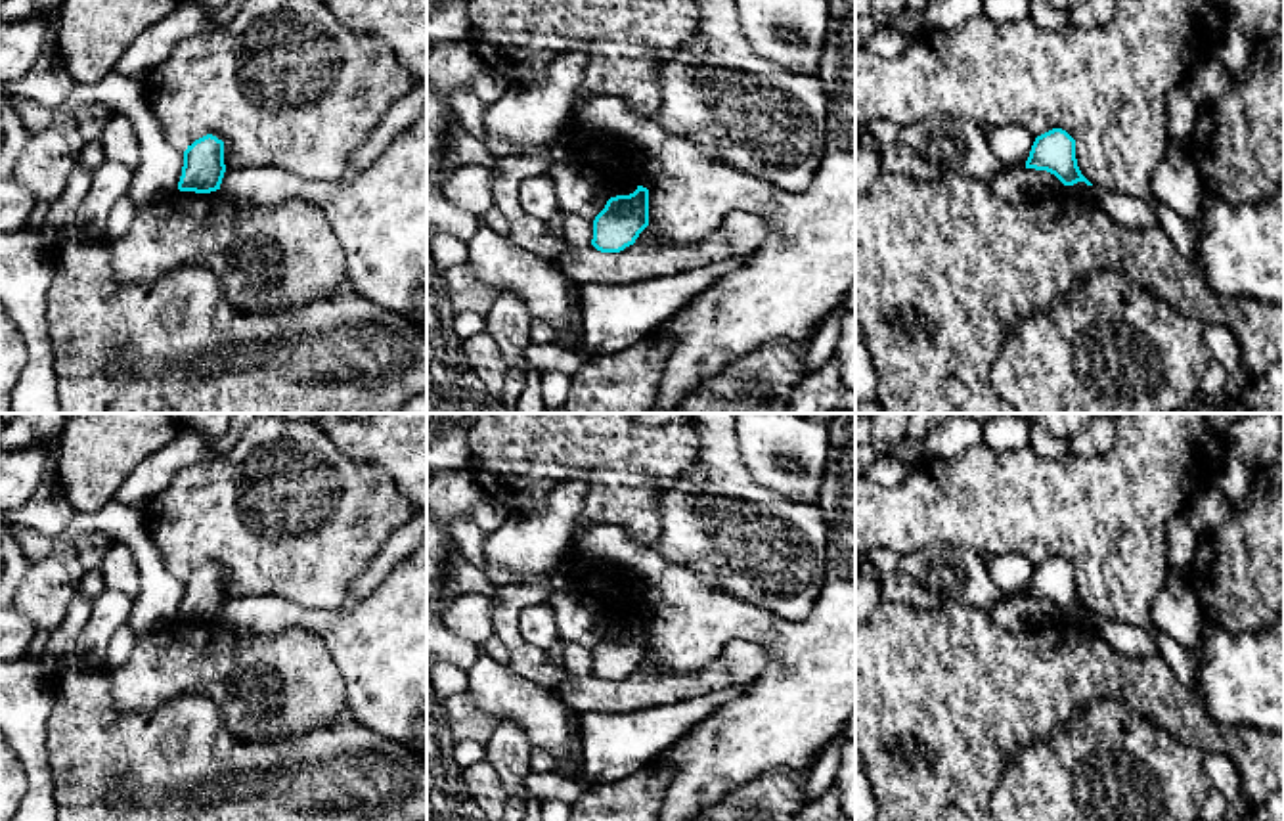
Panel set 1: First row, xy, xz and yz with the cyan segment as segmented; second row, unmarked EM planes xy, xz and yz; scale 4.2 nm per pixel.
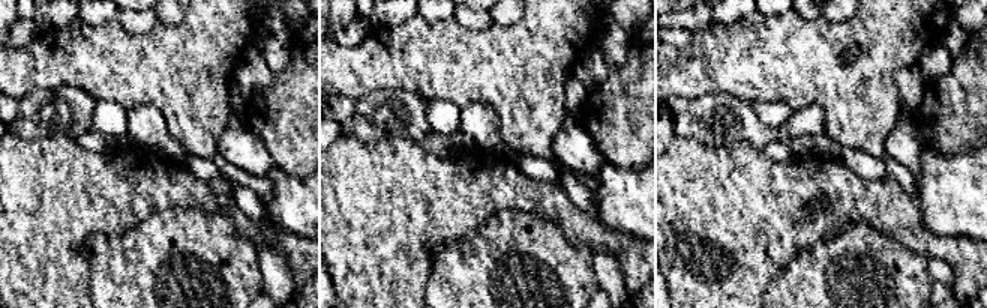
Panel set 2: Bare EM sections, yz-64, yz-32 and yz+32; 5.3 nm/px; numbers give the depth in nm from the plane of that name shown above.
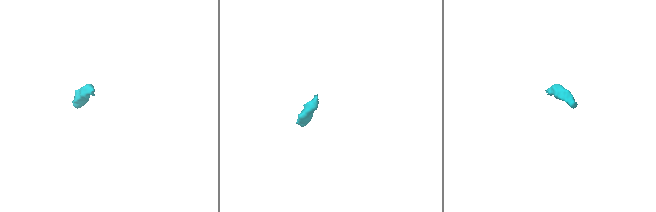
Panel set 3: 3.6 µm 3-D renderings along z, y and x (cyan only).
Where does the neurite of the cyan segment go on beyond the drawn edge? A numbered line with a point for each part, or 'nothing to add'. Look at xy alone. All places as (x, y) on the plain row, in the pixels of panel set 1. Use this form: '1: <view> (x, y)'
nothing to add

